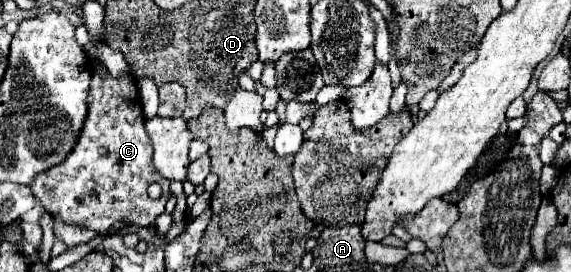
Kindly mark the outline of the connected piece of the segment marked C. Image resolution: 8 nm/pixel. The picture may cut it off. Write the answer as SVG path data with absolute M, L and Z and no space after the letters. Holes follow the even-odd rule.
M96 65L86 103L88 115L74 149L62 163L34 177L30 185L34 197L54 219L96 233L108 233L120 221L138 227L152 225L164 213L170 181L156 175L152 167L152 143L144 129L144 111L138 105L134 79L128 73L112 77L102 65ZM150 183L162 187L160 199L148 197L146 189Z

